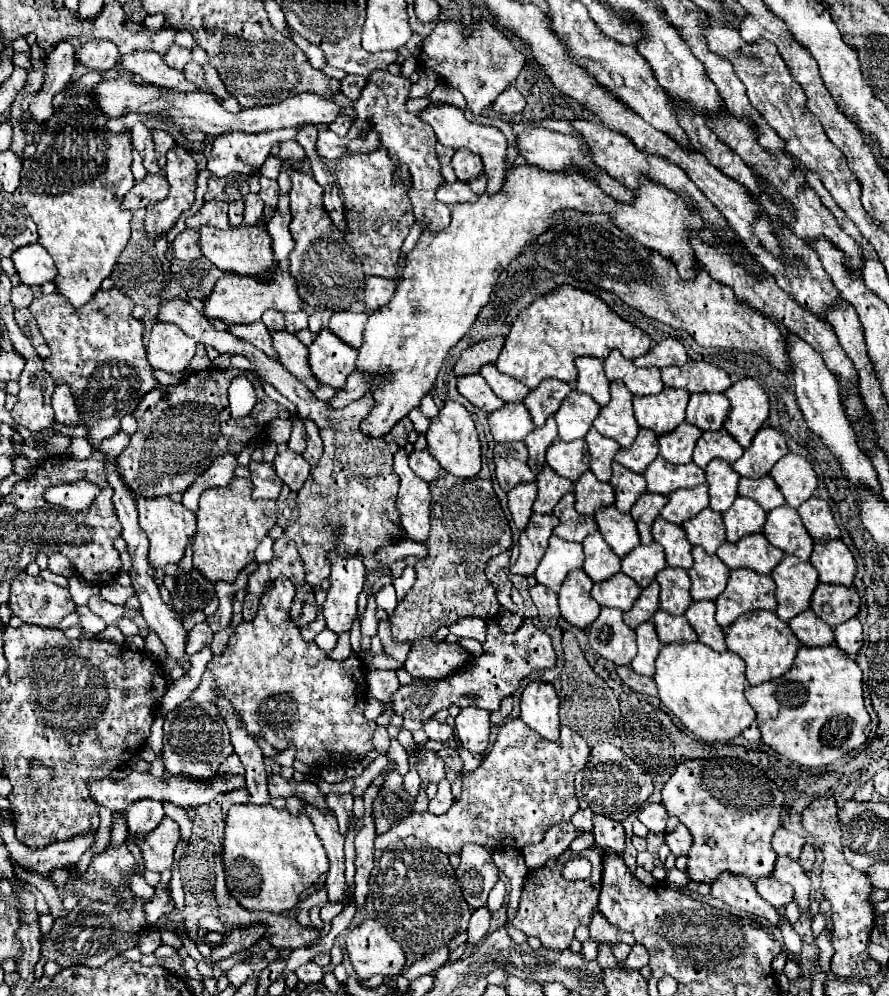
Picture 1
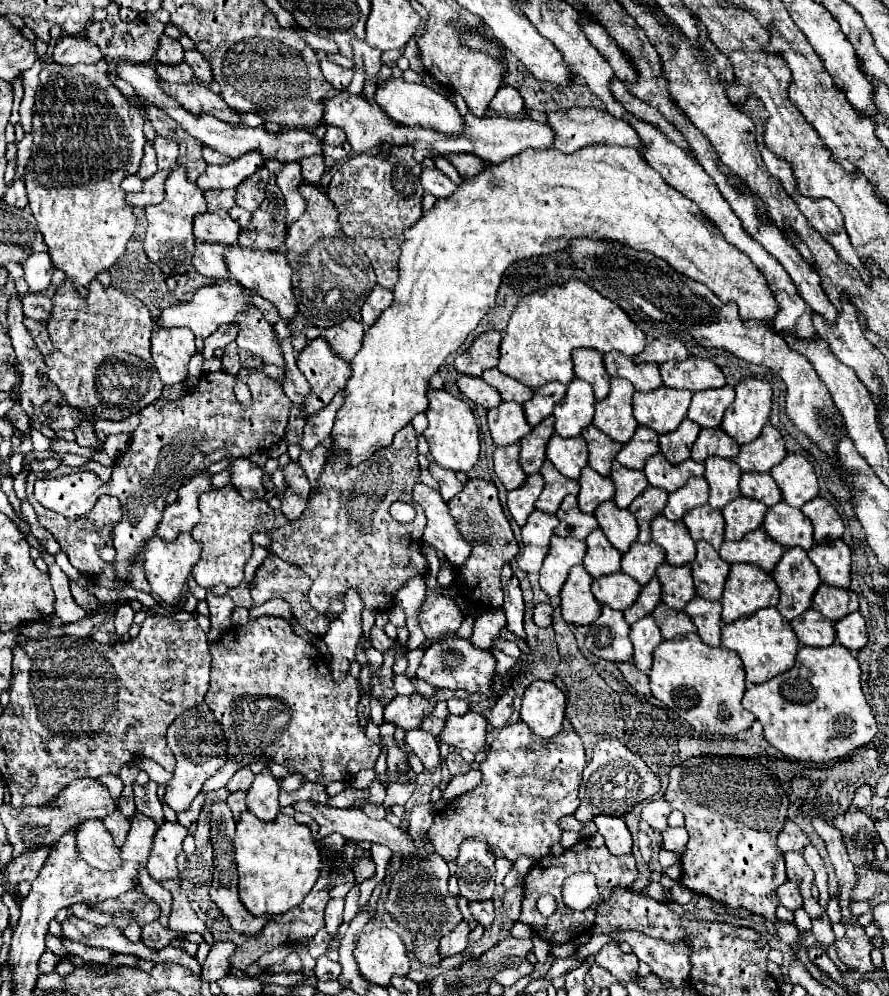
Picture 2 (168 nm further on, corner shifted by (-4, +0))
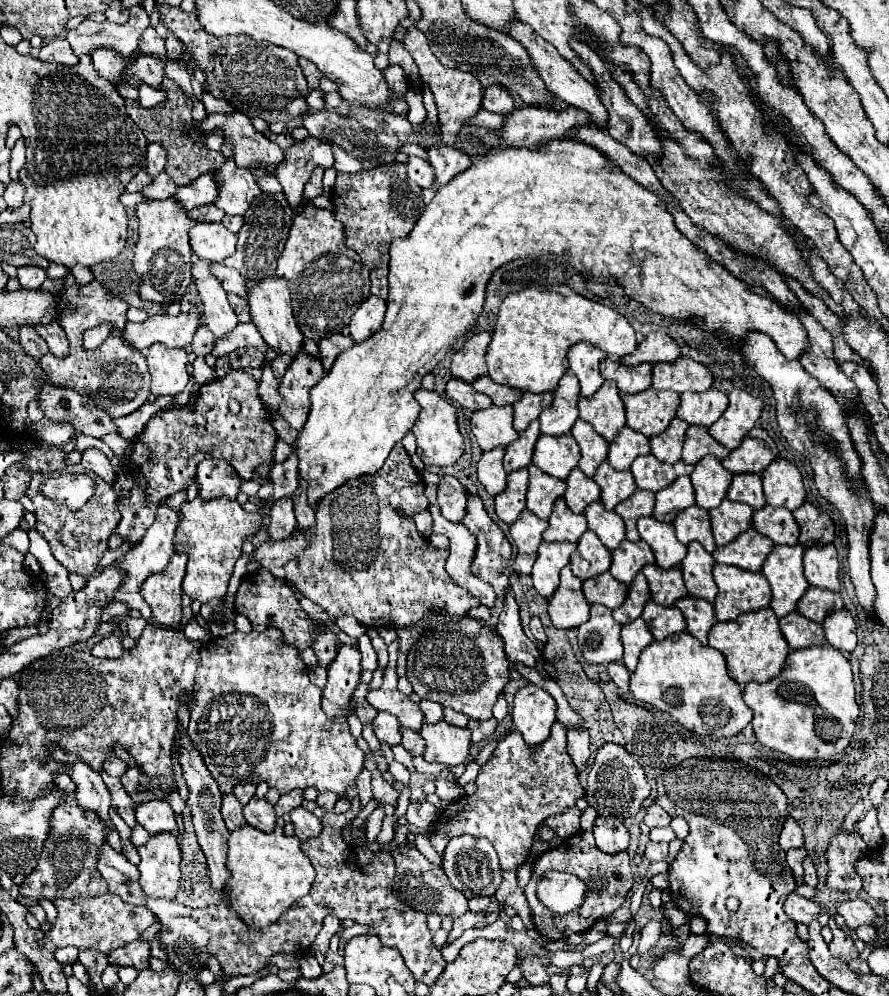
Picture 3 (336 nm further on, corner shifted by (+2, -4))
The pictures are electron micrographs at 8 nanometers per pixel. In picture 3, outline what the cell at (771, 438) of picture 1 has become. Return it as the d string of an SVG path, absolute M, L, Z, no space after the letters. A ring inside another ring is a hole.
M752 428L742 444L722 460L724 468L732 474L760 474L778 456L774 440L762 428Z

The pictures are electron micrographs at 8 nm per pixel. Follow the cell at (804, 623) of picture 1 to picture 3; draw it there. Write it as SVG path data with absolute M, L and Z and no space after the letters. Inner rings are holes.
M790 612L788 616L780 618L780 630L782 630L782 634L792 650L824 644L822 624L806 620L798 612Z

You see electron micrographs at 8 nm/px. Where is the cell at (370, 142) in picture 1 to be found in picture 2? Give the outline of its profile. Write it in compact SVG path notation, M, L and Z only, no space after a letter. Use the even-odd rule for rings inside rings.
M345 141L341 146L335 148L324 143L322 145L322 150L325 157L328 156L335 161L339 161L348 158L351 152L351 146L347 141Z

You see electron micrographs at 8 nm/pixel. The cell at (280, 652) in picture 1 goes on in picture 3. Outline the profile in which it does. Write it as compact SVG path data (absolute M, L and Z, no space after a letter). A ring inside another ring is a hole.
M268 628L266 632L254 630L250 634L236 632L206 642L200 648L188 736L202 754L202 760L222 794L230 794L236 784L258 784L264 780L268 788L276 788L280 794L312 786L344 796L344 790L356 784L356 776L364 768L364 752L350 734L346 720L330 724L322 712L322 690L310 682L309 668L299 654L296 648L286 648L282 644L282 636L278 636L274 628Z

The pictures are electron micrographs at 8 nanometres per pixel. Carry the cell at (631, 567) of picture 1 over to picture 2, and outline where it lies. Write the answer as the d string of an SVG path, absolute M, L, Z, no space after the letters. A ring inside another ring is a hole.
M634 542L630 552L622 556L622 572L632 576L638 584L644 586L656 576L656 568L662 566L664 560L666 554L658 544Z

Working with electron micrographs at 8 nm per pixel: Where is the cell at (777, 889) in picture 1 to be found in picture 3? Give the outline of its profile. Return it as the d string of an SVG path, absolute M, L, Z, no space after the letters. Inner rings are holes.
M790 894L786 904L784 904L784 910L786 914L794 920L794 922L802 922L802 924L810 924L812 920L816 920L822 912L822 906L814 900L808 900L808 898L802 898L798 894Z

